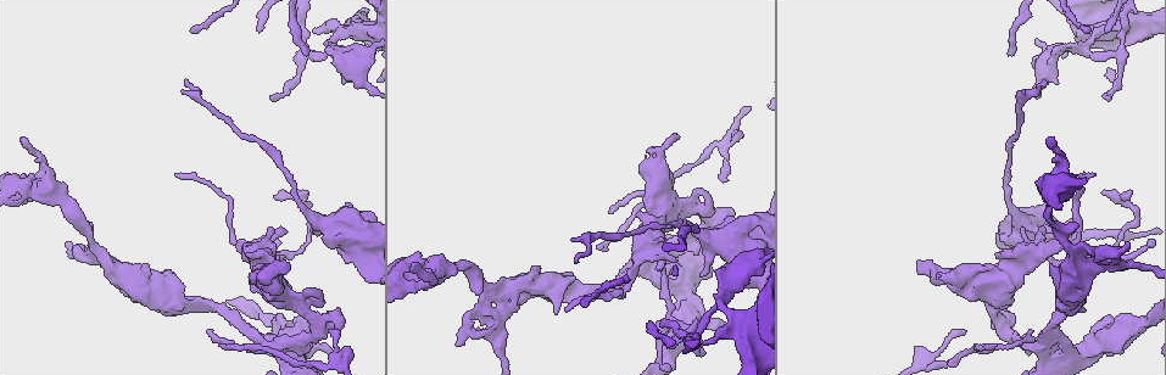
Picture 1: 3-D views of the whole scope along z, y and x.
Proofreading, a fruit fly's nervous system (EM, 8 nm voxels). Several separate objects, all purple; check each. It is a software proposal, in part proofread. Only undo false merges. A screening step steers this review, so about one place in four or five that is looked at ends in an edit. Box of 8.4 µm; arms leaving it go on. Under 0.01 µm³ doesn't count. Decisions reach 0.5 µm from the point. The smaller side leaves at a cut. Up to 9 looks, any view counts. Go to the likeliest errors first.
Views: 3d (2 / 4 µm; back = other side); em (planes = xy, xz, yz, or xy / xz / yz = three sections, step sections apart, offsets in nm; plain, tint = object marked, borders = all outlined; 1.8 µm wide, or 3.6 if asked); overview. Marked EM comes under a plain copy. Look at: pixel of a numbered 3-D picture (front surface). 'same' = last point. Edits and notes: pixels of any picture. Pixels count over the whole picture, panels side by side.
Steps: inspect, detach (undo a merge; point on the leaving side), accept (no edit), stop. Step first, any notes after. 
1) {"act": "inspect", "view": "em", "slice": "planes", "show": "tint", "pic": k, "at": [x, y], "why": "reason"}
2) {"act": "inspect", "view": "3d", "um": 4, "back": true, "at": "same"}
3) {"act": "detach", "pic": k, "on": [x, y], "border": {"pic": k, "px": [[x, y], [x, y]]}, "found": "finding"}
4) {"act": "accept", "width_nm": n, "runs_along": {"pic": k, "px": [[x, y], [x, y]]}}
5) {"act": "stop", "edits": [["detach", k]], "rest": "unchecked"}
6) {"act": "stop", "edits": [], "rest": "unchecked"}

{"act": "inspect", "view": "3d", "um": 4, "pic": 1, "at": [1086, 47], "why": "three-way junction"}

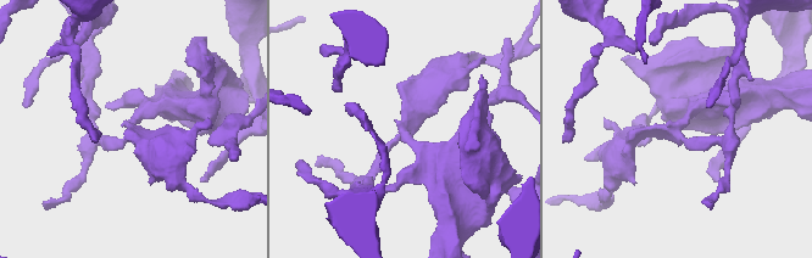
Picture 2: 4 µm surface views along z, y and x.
{"act": "inspect", "view": "em", "slice": "yz", "step": 16, "show": "tint", "pic": 2, "at": [408, 130], "arms": 3, "arm_widths_nm": [170, 200, 380]}

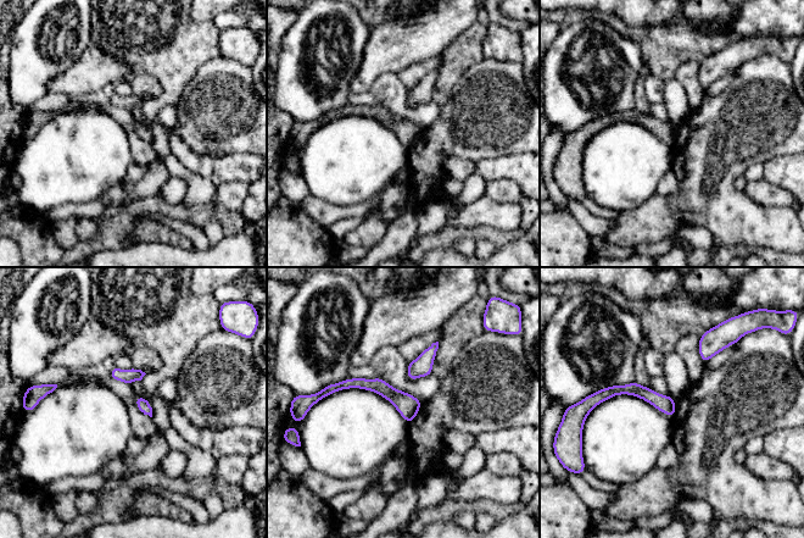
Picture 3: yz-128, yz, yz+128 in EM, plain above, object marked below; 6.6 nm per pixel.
{"act": "inspect", "view": "em", "slice": "xy", "step": 8, "show": "tint", "at": "same", "why": "another direction"}

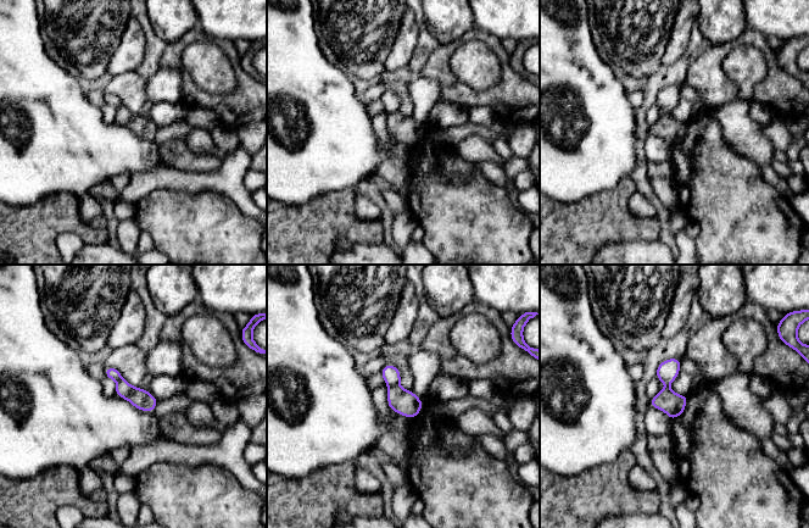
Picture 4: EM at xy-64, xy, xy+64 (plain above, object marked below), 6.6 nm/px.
{"act": "detach", "pic": 4, "on": [405, 403], "border": {"pic": 4, "px": [[399, 383], [389, 387]]}, "found": "two neurons meet here"}

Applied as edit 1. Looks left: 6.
{"act": "inspect", "view": "overview"}

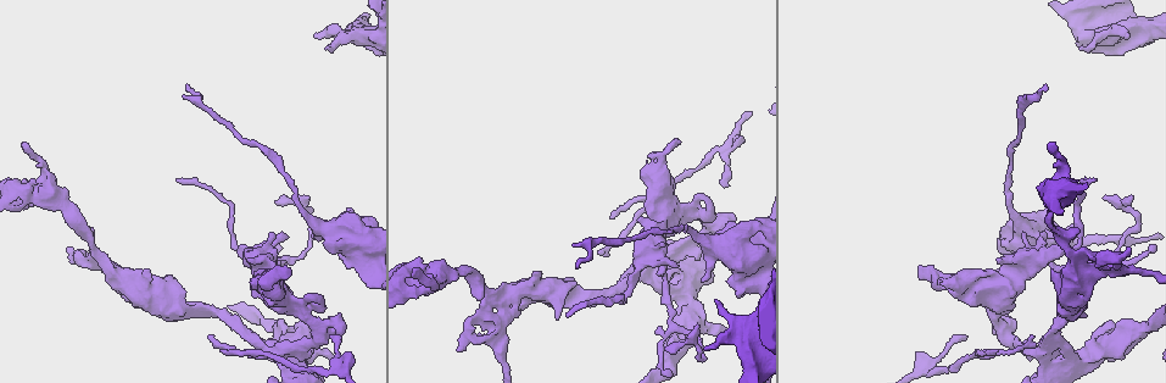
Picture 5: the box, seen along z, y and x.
{"act": "inspect", "view": "3d", "um": 2, "pic": 5, "at": [1066, 276], "why": "looks like a crossing"}

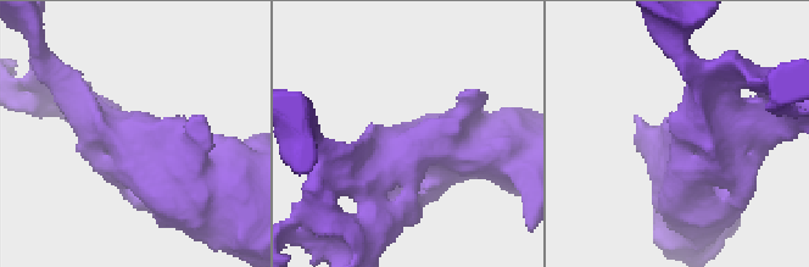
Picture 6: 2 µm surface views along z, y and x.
{"act": "inspect", "view": "em", "slice": "planes", "show": "tint", "pic": 6, "at": [413, 141], "why": "need the tissue"}

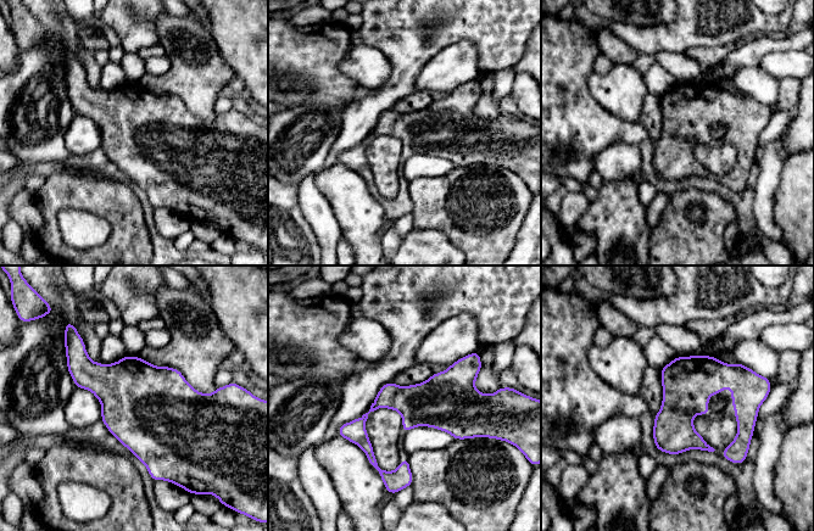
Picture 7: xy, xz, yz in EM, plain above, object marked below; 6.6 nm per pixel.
{"act": "accept", "found": "one neuron here"}

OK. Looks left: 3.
{"act": "inspect", "view": "em", "slice": "xy", "step": 16, "show": "tint", "pic": 5, "at": [668, 269]}

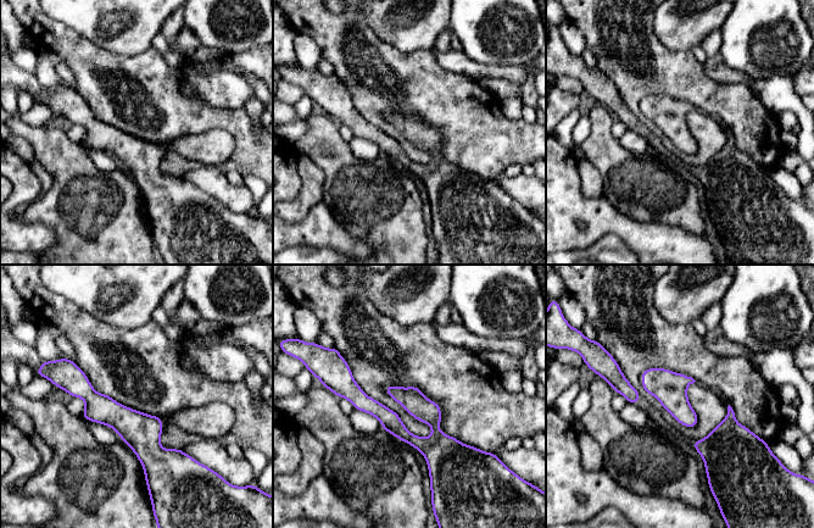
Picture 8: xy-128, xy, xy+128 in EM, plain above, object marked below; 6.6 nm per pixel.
{"act": "accept", "runs_along": {"pic": 8, "px": [[338, 388], [419, 444], [466, 448]]}, "found": "all the same neuron"}

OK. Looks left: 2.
{"act": "inspect", "view": "3d", "um": 4, "pic": 5, "at": [273, 273], "why": "calibre changes"}

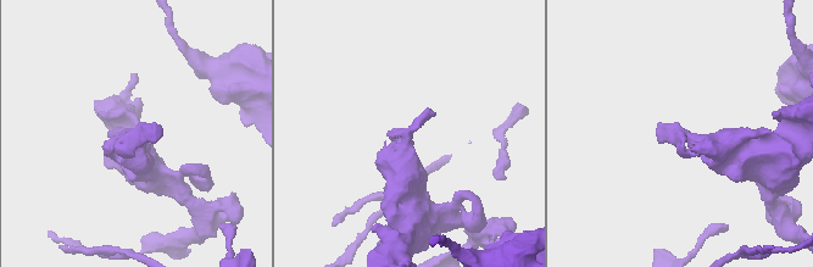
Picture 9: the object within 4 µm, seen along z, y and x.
{"act": "inspect", "view": "em", "slice": "planes", "show": "tint", "pic": 9, "at": [676, 136]}

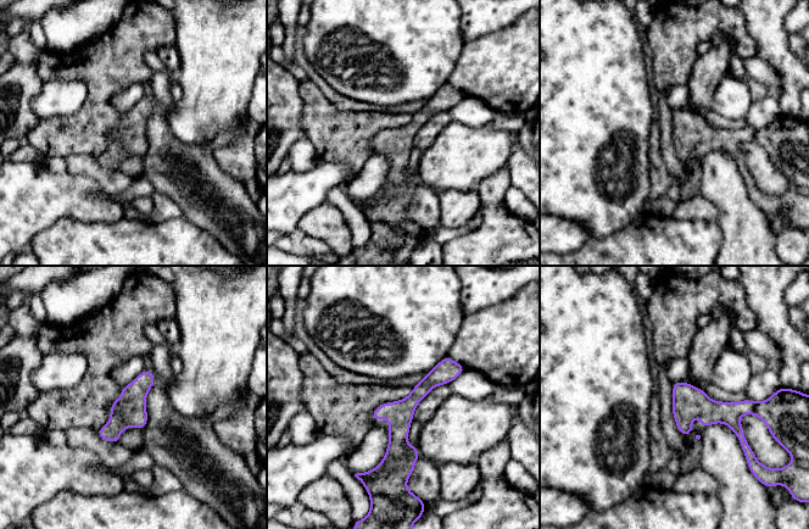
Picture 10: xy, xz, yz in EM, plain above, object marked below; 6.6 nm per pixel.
{"act": "accept", "runs_along": {"pic": 10, "px": [[448, 361], [400, 412], [397, 475]]}, "found": "continuous, no second neuron"}

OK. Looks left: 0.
{"act": "stop", "edits": [["detach", 4]], "rest": "unchecked"}

